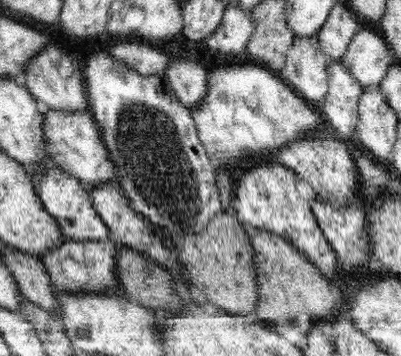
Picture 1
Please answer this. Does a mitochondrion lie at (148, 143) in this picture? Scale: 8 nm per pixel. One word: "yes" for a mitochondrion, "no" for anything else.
yes

